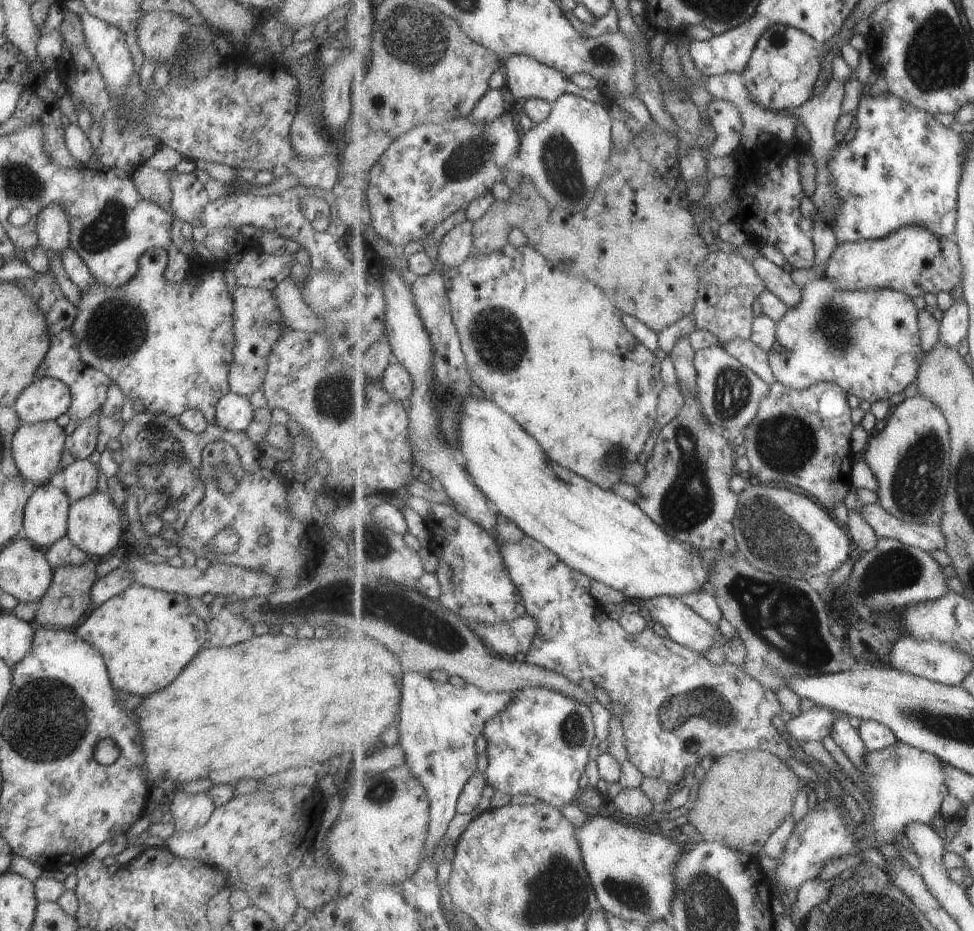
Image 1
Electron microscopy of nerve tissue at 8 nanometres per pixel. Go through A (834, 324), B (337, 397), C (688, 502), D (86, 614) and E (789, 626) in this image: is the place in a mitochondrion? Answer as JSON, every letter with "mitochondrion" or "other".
{"A":"mitochondrion","B":"mitochondrion","C":"mitochondrion","D":"other","E":"mitochondrion"}

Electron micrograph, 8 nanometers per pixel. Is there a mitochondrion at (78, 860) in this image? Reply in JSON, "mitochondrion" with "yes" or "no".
{"mitochondrion":"no"}

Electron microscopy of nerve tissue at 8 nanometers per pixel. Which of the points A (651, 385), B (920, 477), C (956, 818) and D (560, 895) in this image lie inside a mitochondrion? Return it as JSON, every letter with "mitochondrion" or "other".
{"A":"other","B":"mitochondrion","C":"other","D":"mitochondrion"}

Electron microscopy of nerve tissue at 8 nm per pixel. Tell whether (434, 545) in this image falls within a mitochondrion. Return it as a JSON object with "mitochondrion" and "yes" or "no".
{"mitochondrion":"no"}

